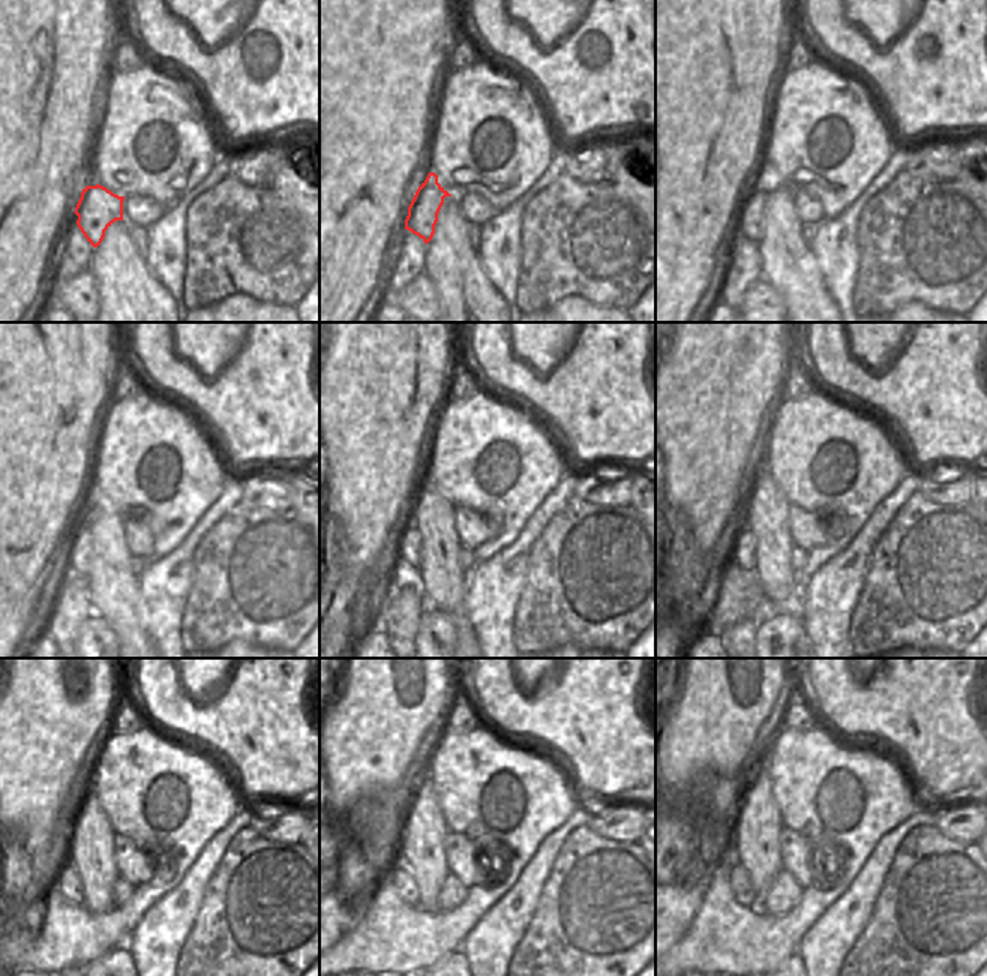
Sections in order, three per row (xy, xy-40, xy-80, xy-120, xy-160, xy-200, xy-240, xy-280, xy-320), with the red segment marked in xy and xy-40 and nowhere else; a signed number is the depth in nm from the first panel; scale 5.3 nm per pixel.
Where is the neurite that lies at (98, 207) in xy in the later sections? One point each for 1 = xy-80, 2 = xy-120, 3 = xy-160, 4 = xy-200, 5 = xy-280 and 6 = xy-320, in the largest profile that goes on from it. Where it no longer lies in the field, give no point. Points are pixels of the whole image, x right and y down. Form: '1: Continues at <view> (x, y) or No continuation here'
1: Continues at xy-80 (750, 224)
2: Continues at xy-120 (78, 550)
3: Continues at xy-160 (408, 547)
4: Continues at xy-200 (743, 550)
5: Continues at xy-280 (405, 885)
6: Continues at xy-320 (738, 877).

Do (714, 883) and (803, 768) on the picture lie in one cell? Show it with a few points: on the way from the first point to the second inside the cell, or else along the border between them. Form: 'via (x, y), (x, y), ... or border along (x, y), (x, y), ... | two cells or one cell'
via (767, 924), (791, 924), (837, 877), (837, 828) | one cell

